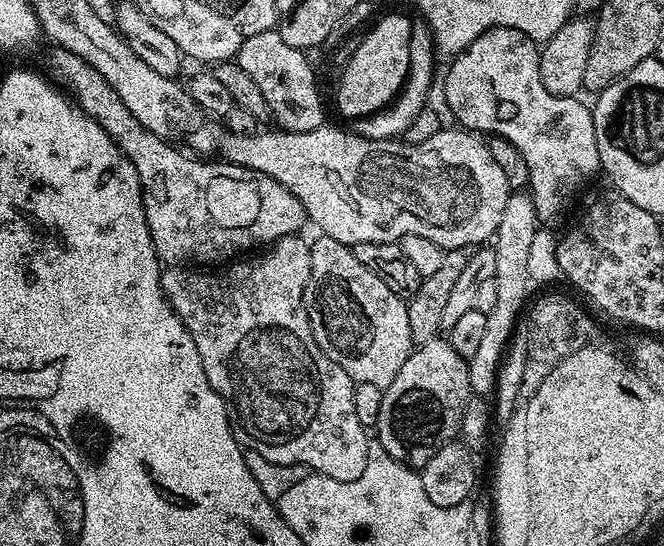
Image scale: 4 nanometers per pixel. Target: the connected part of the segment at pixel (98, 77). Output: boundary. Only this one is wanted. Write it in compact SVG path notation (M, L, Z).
M52 46L49 49L47 71L53 77L56 75L65 89L72 88L71 95L75 103L87 106L88 115L98 121L106 134L110 134L112 141L120 147L122 155L134 166L142 190L150 238L157 256L165 265L216 266L221 262L231 261L237 254L247 253L252 250L247 248L252 248L255 244L271 246L284 236L295 236L301 231L300 227L306 224L302 202L298 202L298 198L294 198L294 194L290 194L286 186L266 174L248 176L248 168L245 172L236 172L240 180L236 180L236 188L232 188L232 176L228 176L228 172L232 172L232 164L227 162L220 168L168 168L169 141L158 134L148 136L150 130L146 130L146 126L142 126L142 122L138 122L138 118L134 118L130 110L126 110L114 86L110 86L110 82L106 82L106 78L102 78L102 74L98 74L98 70L90 66L90 62L78 58L78 54L70 54L64 48Z

